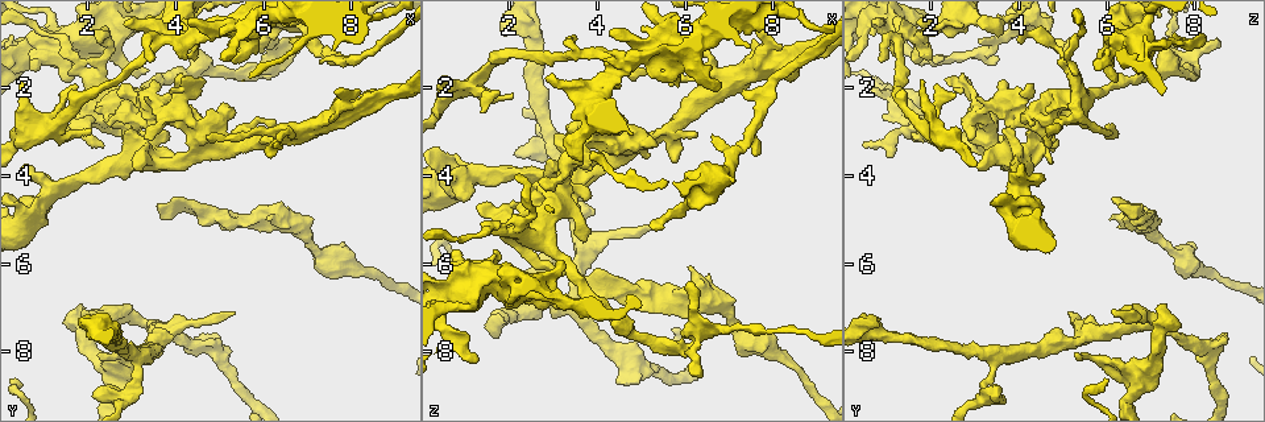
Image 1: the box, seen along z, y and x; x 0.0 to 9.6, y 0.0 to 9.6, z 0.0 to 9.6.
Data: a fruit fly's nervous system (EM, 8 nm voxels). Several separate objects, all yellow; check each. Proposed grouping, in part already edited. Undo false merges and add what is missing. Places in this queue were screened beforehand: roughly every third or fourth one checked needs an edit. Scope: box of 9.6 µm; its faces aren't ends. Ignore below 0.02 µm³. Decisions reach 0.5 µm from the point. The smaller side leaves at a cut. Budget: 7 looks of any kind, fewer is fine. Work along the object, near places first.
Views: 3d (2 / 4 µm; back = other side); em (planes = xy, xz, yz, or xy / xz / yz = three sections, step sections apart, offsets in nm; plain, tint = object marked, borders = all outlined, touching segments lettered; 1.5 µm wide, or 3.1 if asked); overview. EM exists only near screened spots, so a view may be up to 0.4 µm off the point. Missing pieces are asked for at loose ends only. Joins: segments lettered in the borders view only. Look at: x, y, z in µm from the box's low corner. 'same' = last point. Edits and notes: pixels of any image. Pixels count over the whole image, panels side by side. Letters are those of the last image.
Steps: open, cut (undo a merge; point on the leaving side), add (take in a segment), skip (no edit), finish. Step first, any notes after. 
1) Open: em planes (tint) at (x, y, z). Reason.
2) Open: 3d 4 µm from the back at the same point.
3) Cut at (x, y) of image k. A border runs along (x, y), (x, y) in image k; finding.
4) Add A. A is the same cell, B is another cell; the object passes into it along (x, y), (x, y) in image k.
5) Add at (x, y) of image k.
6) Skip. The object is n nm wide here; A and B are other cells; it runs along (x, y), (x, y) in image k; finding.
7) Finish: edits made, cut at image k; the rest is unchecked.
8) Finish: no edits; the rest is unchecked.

Open: em planes (tint) at (4.55, 4.95, 6.65). Calibre changes.

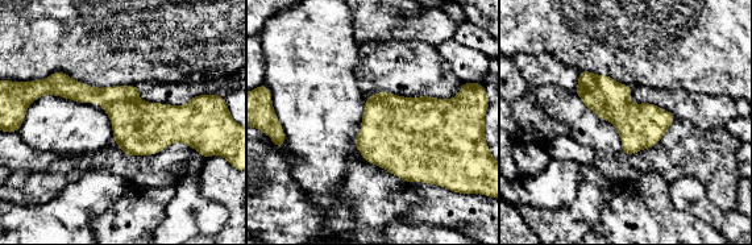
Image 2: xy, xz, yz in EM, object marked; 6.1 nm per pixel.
Open: em planes (borders) at the same point. See the neighbours.

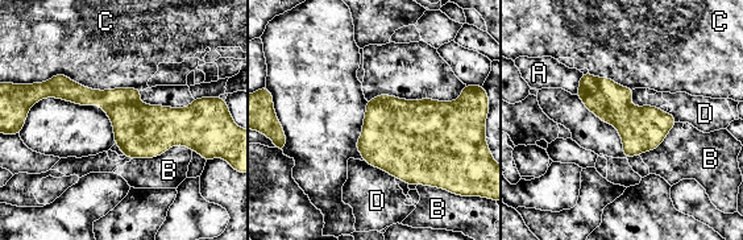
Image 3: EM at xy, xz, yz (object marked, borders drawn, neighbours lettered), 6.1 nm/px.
Skip. A, B, C and D are other cells; a border runs along (191, 149), (171, 145), (133, 158) in image 3; one neuron here.

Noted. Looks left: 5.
Open: 3d 4 µm at (2.10, 9.00, 3.60). Free end.

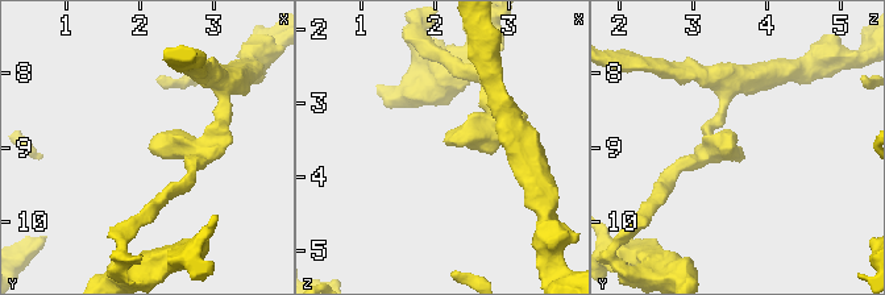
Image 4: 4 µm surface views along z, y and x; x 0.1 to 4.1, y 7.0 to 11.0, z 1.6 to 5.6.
Open: em planes (borders) at (2.15, 9.10, 3.55). Now the EM.

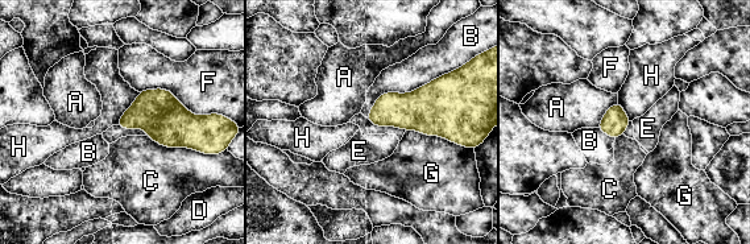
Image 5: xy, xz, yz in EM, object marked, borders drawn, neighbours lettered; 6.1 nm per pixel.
Skip. A, B, C, D, E, F, G and H are other cells; a border runs along (146, 135), (208, 156) in image 5; none of them fits.

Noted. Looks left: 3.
Open: 3d 4 µm from the back at (4.45, 7.65, 8.65). Free end.

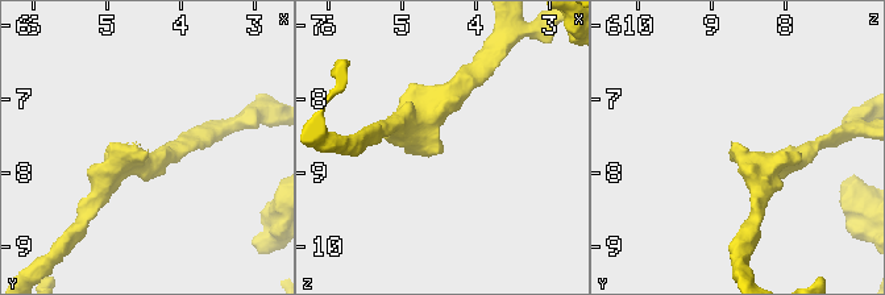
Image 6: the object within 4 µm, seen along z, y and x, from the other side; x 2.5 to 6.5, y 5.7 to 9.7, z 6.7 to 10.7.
Open: em planes (borders) at (4.45, 7.70, 8.70).

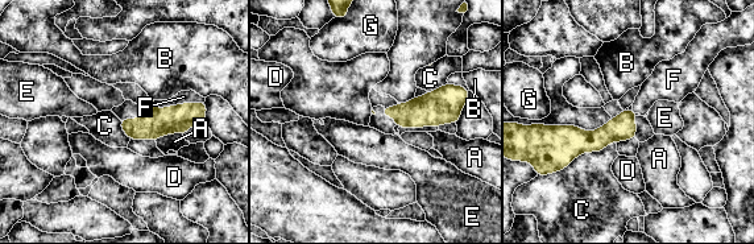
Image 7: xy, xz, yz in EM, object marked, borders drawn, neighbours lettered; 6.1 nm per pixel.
Add F. The longest contact is with C, 400 nm; F is the same cell, A, B, C, D, E and G are other cells; the object passes into it along (154, 123), (178, 104), (183, 96) in image 7; it goes on there.

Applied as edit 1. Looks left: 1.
Finish: edits made, add at image 7; the rest is unchecked.

